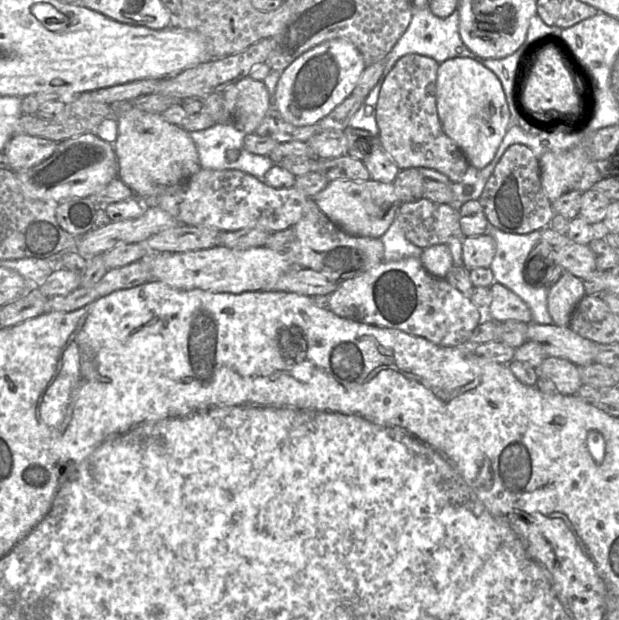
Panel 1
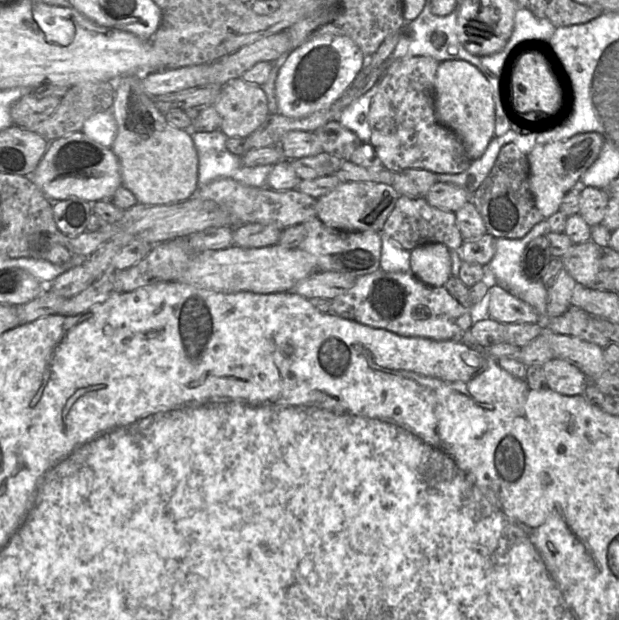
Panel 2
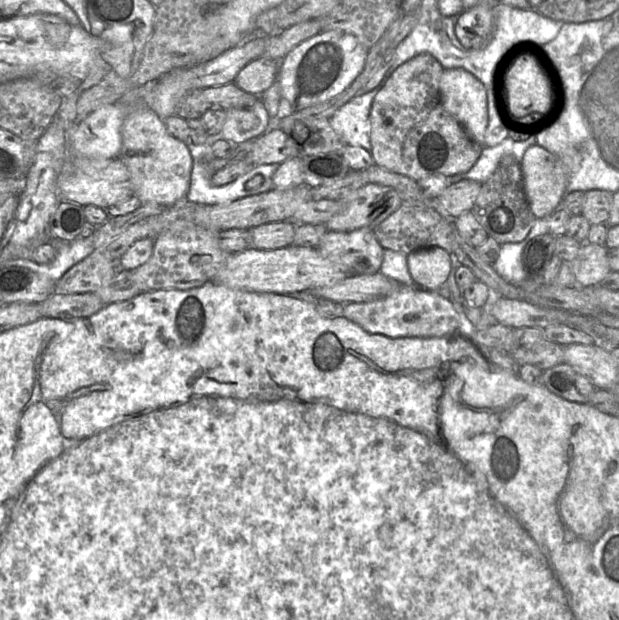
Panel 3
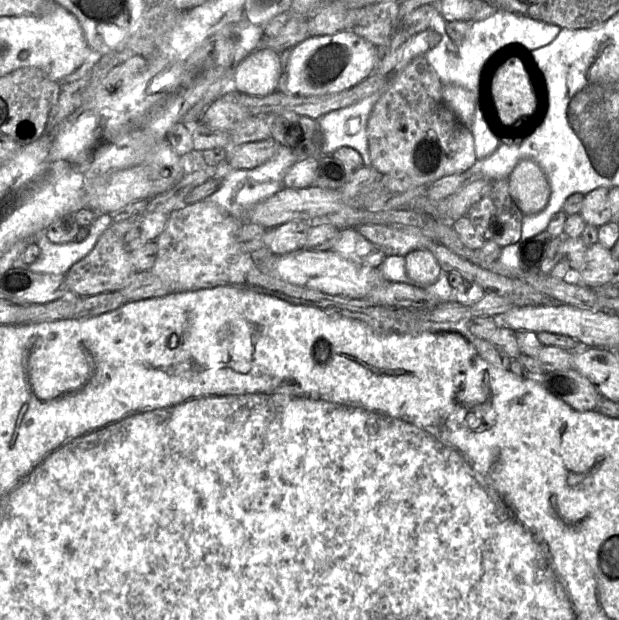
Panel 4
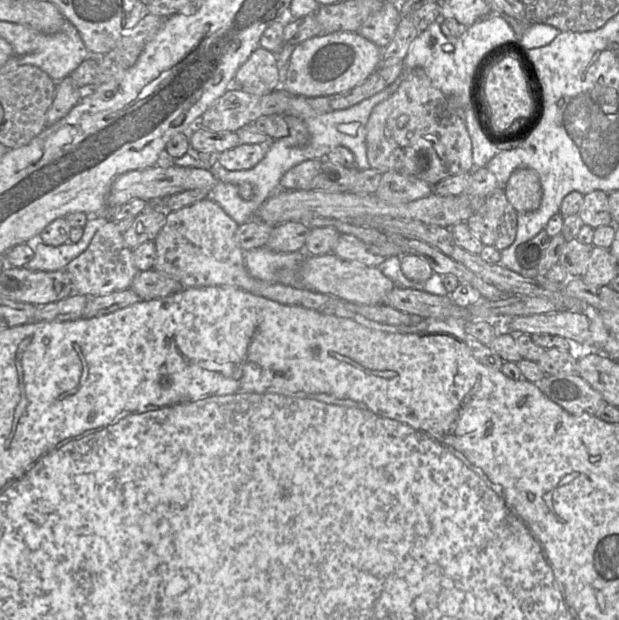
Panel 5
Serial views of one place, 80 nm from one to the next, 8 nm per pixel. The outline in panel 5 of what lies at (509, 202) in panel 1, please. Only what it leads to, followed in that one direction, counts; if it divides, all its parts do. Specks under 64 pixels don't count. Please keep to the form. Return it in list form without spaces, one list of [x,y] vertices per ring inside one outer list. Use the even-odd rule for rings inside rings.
[[[498,187],[466,222],[484,246],[502,251],[515,241],[517,219],[518,213],[507,200],[503,187]]]

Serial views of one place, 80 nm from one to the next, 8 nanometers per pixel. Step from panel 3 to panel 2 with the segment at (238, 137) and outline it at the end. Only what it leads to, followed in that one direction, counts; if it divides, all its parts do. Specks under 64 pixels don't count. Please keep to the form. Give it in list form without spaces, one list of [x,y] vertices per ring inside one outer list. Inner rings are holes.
[[[241,77],[222,86],[214,107],[220,116],[219,129],[230,138],[248,137],[269,115],[262,87]]]

